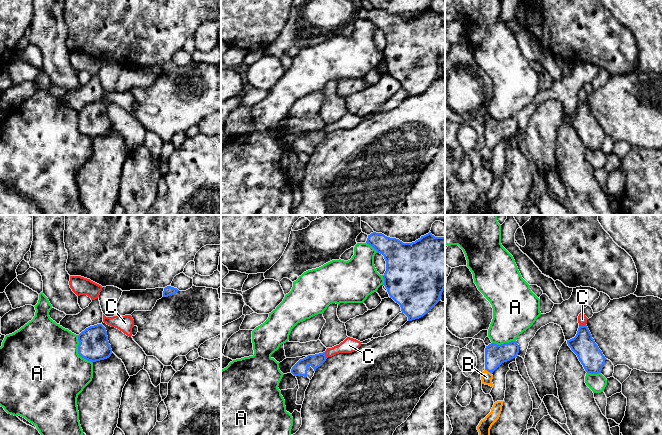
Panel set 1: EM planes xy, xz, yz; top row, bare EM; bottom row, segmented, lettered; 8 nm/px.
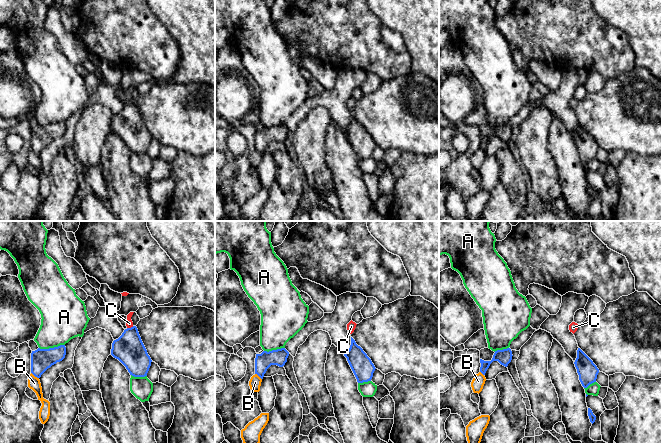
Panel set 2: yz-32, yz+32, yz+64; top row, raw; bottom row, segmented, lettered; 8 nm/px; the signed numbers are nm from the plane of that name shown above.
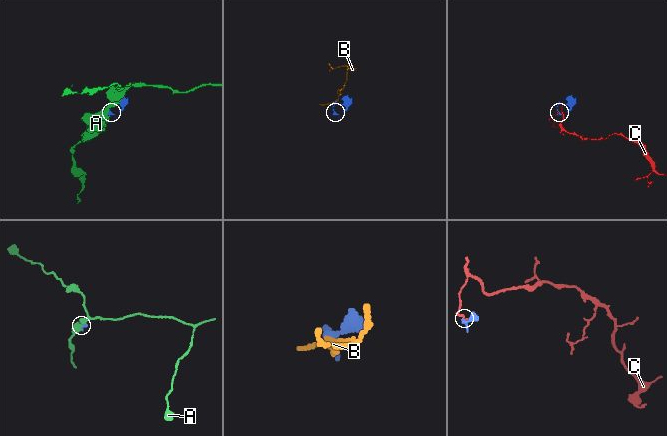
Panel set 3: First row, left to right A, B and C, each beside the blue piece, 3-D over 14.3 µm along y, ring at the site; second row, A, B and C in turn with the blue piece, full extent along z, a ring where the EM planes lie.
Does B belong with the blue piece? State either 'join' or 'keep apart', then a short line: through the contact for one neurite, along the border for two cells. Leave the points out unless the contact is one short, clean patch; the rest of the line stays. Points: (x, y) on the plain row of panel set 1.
keep apart; line yz (485, 145), (491, 149)

